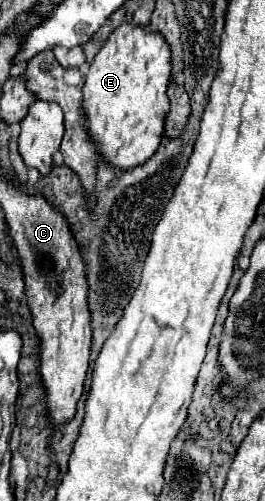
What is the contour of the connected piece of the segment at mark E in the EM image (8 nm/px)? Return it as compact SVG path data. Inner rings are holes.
M131 22L115 28L93 58L83 86L87 130L113 166L121 170L133 168L157 150L169 114L167 86L171 76L171 48L163 34Z

